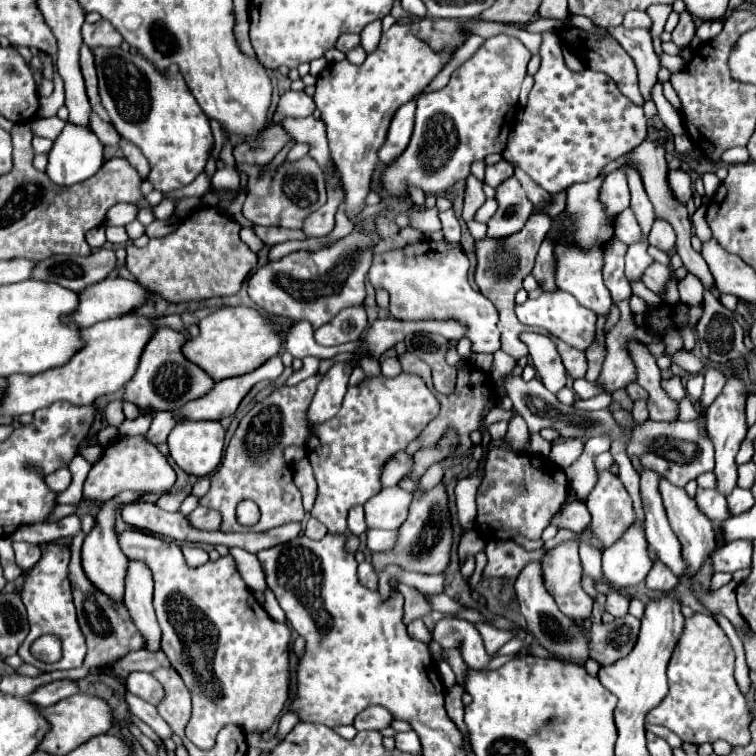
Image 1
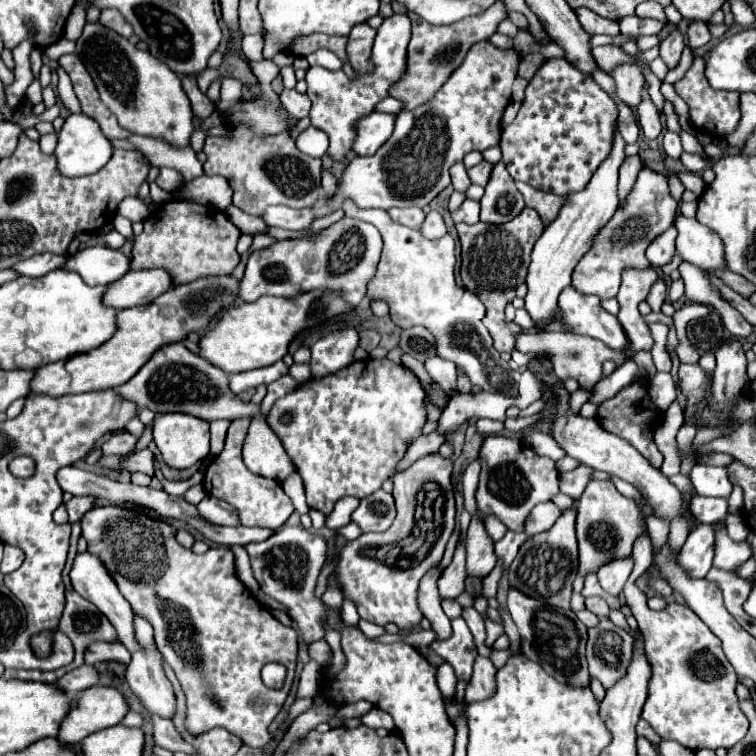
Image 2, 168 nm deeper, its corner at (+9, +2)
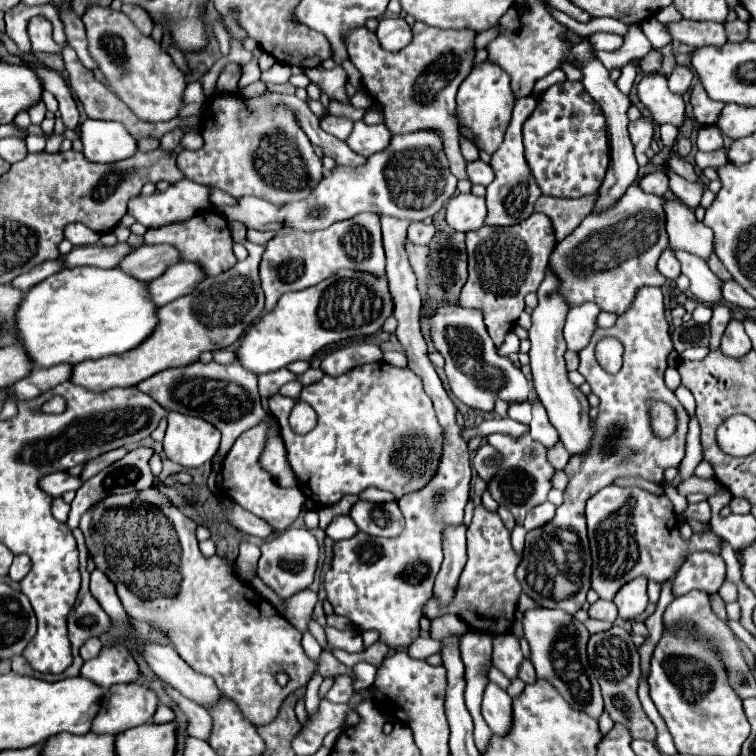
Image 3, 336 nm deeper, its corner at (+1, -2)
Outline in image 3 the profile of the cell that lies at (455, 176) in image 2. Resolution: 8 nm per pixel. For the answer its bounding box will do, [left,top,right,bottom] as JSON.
[347,22,475,180]

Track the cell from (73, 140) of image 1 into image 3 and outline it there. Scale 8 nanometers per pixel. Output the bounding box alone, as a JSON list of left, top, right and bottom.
[81,120,137,164]

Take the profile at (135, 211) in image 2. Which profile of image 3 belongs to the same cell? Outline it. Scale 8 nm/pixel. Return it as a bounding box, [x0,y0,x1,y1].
[127,178,213,228]

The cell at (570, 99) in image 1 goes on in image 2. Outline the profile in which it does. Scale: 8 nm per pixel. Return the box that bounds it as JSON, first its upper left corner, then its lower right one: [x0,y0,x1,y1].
[499,58,617,194]

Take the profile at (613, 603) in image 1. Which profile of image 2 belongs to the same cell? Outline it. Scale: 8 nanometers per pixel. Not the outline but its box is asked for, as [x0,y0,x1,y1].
[585,598,609,618]

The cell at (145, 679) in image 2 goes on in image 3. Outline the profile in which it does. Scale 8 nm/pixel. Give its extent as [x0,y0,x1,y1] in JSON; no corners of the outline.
[163,682,211,740]

